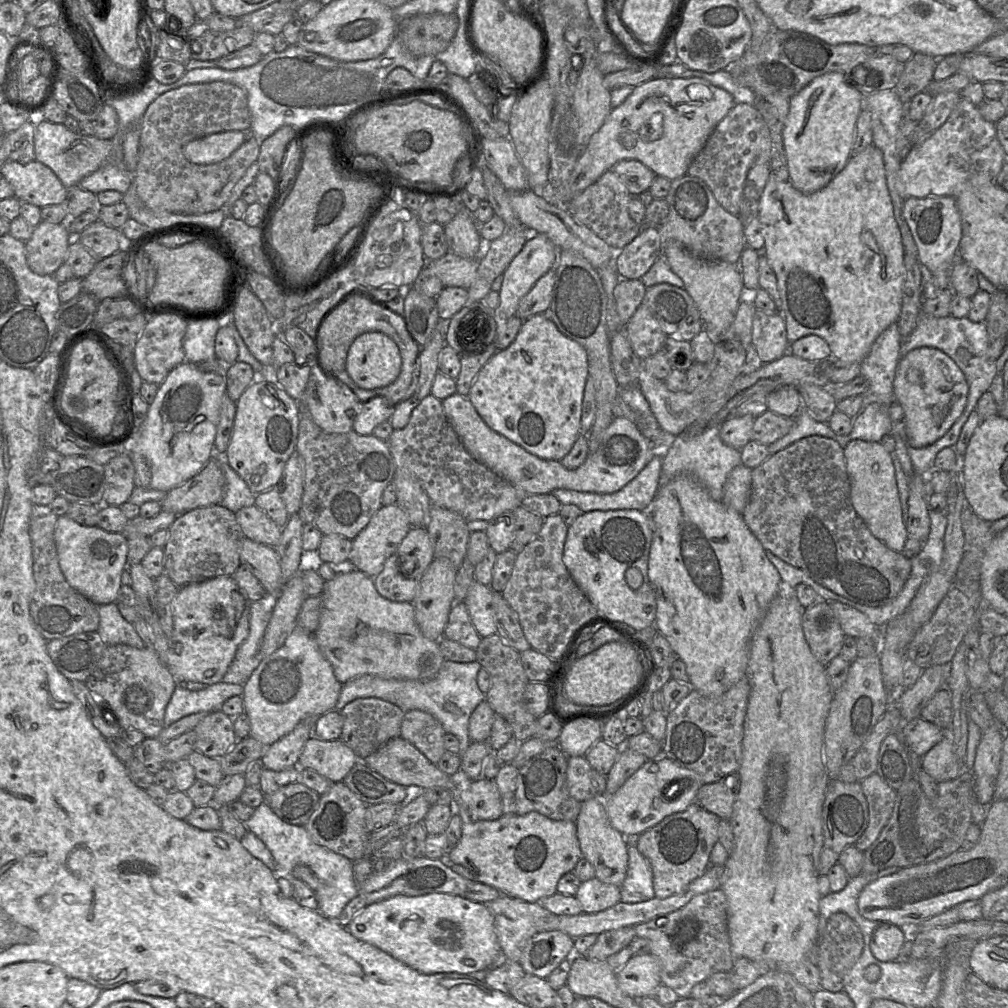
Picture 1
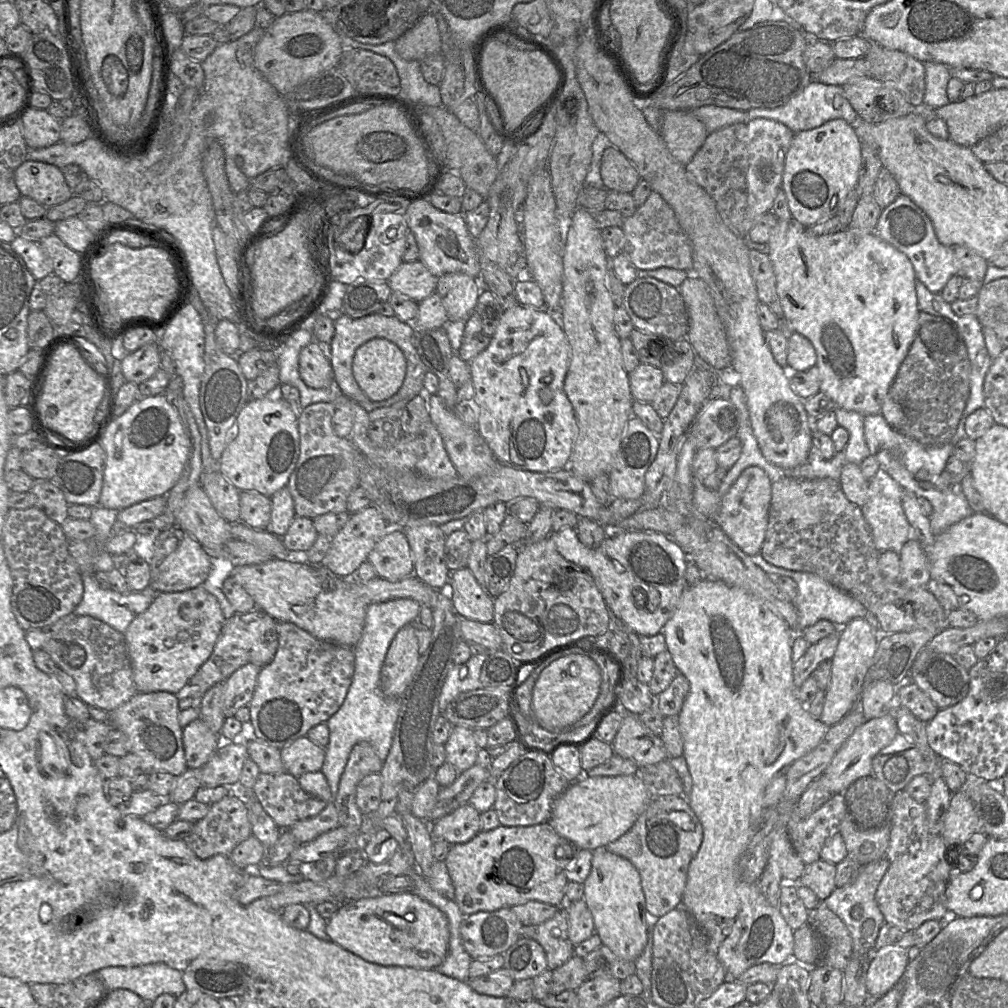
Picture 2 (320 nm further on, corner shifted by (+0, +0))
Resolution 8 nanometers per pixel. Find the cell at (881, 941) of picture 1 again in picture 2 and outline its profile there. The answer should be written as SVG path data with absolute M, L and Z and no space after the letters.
M883 947L872 953L865 974L871 1002L882 998L899 983L909 961L908 948Z

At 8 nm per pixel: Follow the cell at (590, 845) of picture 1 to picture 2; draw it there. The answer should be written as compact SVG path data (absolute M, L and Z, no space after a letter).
M605 847L592 852L591 871L583 883L583 899L592 913L595 933L602 945L610 948L618 957L635 961L647 943L645 896L640 874L628 859L611 853Z

